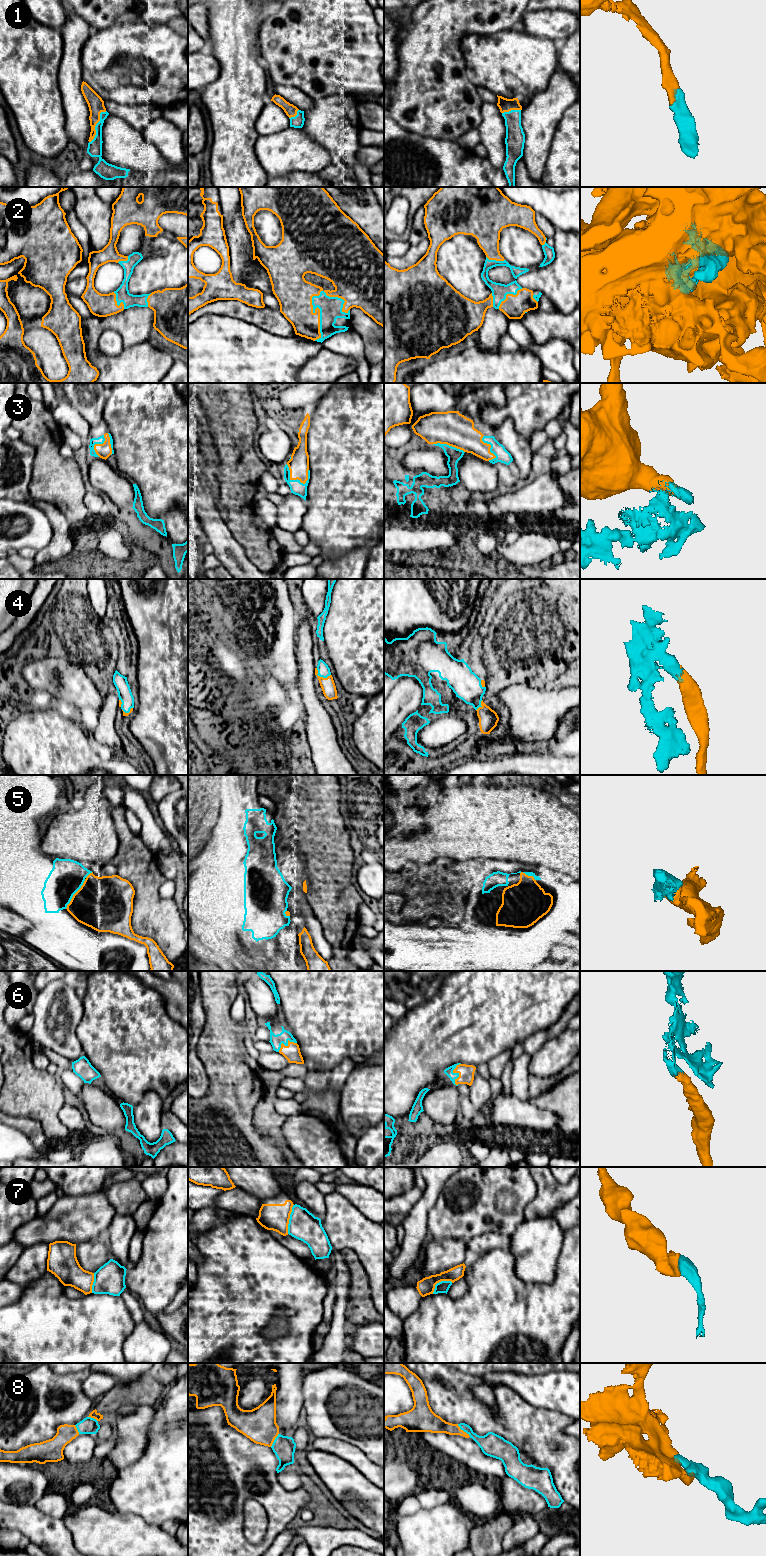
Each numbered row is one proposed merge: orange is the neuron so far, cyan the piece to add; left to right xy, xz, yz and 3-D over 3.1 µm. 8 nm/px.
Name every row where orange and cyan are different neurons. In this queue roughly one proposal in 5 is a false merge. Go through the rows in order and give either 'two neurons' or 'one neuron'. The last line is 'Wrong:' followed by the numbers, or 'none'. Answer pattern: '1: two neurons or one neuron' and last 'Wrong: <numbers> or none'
1: one neuron
2: one neuron
3: one neuron
4: one neuron
5: one neuron
6: one neuron
7: two neurons
8: one neuron
Wrong: 7

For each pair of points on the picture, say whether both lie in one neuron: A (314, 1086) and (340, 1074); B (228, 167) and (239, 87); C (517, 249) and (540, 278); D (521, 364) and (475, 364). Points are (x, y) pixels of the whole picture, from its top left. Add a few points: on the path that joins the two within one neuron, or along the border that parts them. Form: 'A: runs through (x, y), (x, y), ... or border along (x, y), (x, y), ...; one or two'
A: runs through (320, 1086), (328, 1085), (334, 1079); one
B: runs through (233, 147), (233, 107); one
C: border along (538, 266), (529, 270); two
D: runs through (510, 364), (486, 364); one

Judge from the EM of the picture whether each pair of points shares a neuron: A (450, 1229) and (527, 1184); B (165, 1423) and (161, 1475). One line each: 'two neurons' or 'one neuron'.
A: one neuron
B: one neuron

